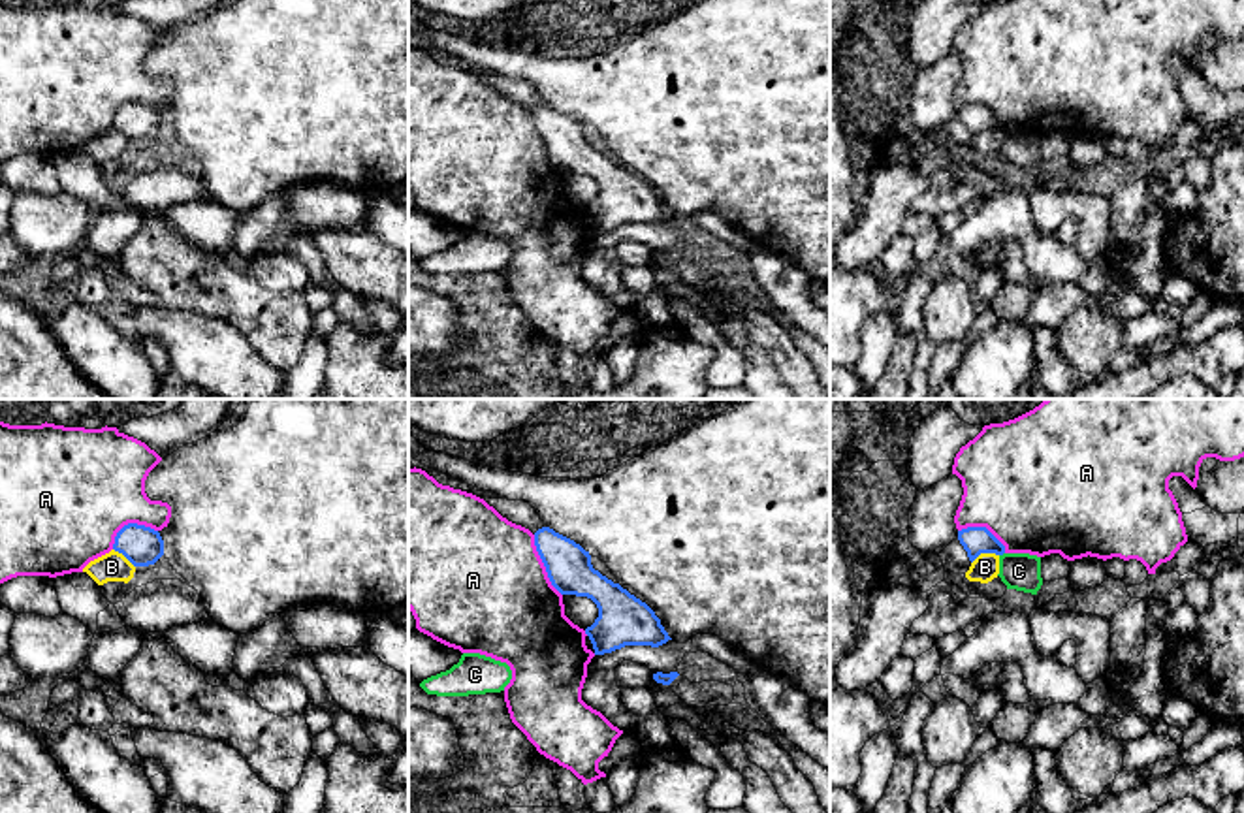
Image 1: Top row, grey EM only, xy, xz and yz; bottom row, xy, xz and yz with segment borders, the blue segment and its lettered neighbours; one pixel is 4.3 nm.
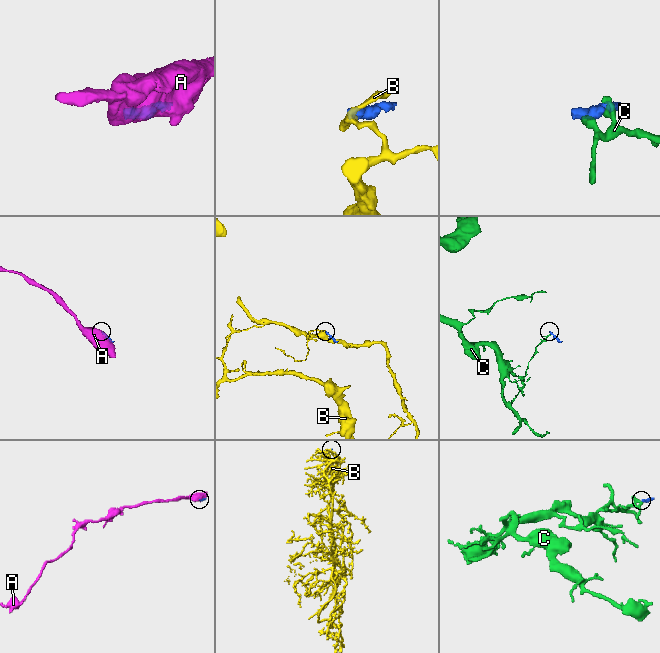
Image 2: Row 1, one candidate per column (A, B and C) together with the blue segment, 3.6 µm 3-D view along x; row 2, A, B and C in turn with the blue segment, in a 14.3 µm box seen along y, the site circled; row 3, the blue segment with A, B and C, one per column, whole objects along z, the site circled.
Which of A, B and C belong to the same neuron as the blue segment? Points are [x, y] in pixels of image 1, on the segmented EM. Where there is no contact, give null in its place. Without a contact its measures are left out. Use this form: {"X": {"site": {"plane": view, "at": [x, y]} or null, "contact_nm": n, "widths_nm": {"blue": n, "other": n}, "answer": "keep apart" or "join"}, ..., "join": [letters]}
{"A": {"site": {"plane": "xz", "at": [544, 565]}, "contact_nm": 300, "widths_nm": {"blue": 190, "other": 500}, "answer": "keep apart"}, "B": {"site": {"plane": "yz", "at": [985, 552]}, "contact_nm": 130, "widths_nm": {"blue": 120, "other": 110}, "answer": "keep apart"}, "C": {"site": {"plane": "yz", "at": [1002, 554]}, "contact_nm": 30, "widths_nm": {"blue": 120, "other": 160}, "answer": "keep apart"}, "join": []}

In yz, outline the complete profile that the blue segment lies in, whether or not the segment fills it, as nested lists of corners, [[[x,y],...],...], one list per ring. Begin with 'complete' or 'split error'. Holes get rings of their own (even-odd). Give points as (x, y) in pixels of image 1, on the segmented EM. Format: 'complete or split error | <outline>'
split error | [[[967,527],[958,531],[941,553],[945,572],[965,574],[981,553],[1003,555],[1005,546],[986,527]]]

